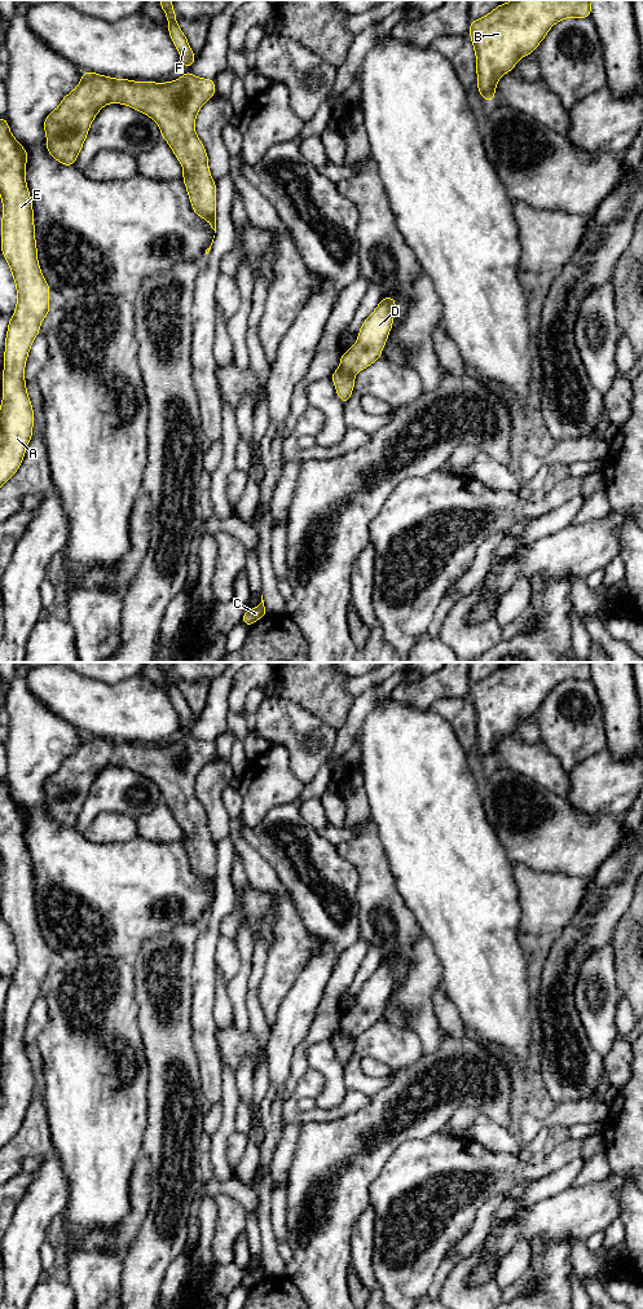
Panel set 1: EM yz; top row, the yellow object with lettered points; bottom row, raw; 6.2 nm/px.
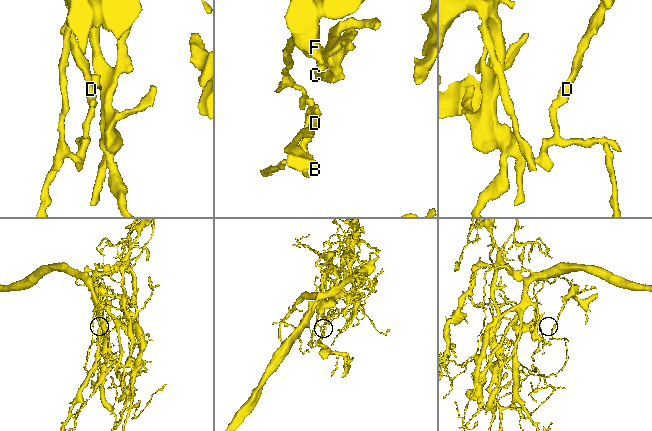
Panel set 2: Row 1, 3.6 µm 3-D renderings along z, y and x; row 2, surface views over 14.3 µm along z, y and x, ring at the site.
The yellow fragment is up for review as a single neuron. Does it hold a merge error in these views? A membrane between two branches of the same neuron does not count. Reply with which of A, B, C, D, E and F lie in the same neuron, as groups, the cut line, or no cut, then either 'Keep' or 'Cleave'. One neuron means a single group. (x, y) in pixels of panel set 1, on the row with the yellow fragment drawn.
Groups: A C E F / B D. Split along yz (340, 366), (353, 375). Cleave

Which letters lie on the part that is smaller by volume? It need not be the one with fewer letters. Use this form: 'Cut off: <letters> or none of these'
Cut off: B, D

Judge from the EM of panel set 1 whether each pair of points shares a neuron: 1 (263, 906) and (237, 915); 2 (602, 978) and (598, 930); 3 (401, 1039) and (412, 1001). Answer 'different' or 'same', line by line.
1: same
2: different
3: different

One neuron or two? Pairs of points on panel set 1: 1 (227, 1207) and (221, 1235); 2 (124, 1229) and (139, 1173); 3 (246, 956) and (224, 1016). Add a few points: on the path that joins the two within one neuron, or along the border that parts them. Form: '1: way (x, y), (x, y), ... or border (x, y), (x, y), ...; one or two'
1: way (227, 1213), (227, 1229); one
2: way (137, 1215), (139, 1188); one
3: border (225, 986), (232, 1004), (234, 1023); two

